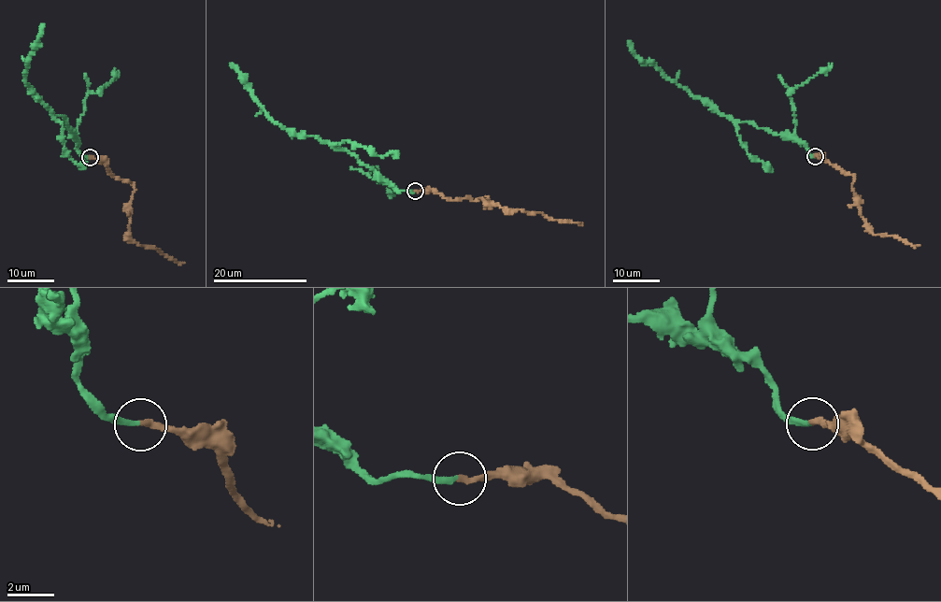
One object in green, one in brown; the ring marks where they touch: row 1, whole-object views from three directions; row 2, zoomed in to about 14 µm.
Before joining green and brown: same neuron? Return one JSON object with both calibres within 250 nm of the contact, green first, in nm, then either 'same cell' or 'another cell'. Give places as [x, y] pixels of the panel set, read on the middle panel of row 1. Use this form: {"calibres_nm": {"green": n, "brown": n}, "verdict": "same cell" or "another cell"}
{"calibres_nm": {"green": 240, "brown": 240}, "verdict": "same cell"}

